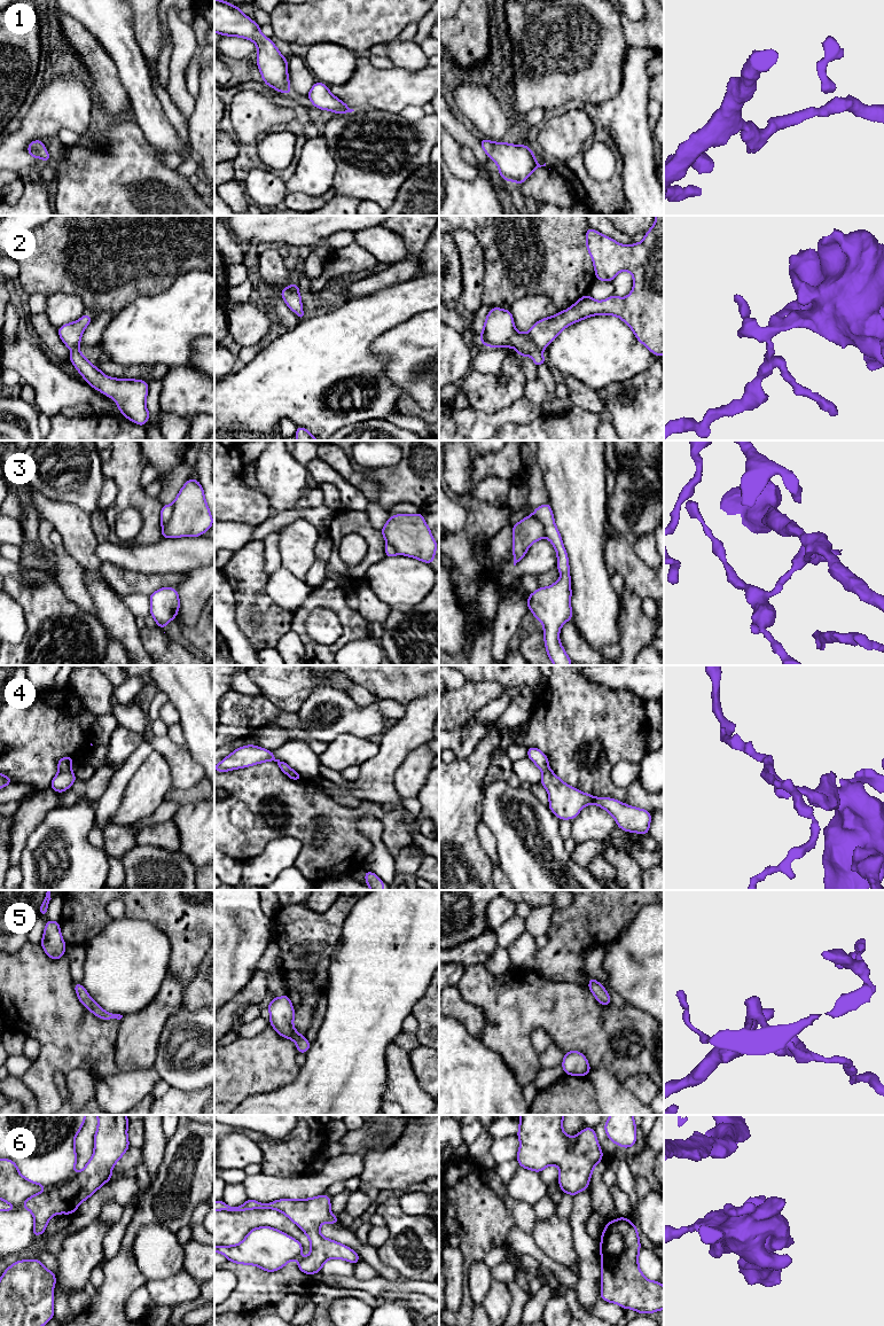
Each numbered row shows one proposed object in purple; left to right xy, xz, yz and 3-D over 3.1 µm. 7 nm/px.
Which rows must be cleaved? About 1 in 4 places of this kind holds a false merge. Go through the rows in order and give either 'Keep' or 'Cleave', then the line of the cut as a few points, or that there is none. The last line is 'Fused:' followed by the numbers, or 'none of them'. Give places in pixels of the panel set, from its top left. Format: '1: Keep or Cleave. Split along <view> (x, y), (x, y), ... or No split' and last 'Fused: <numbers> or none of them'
1: Keep. No split
2: Keep. No split
3: Cleave. Split along xy (172, 505), (172, 515), (162, 527)
4: Cleave. Split along xy (70, 769), (60, 773)
5: Keep. No split
6: Keep. No split
Fused: 3, 4

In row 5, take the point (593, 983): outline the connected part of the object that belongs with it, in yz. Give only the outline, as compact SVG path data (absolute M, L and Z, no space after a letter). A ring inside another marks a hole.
M590 977L588 982L588 988L601 1005L611 1005L611 1000L607 989L603 988L597 980Z

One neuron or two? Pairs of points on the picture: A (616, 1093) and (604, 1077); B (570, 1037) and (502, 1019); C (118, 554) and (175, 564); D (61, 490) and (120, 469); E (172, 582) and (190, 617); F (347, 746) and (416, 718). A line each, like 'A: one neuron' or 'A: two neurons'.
A: one neuron
B: one neuron
C: one neuron
D: two neurons
E: two neurons
F: two neurons

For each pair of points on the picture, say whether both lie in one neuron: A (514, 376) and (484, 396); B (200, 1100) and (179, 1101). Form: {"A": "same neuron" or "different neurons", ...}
{"A": "same neuron", "B": "same neuron"}

